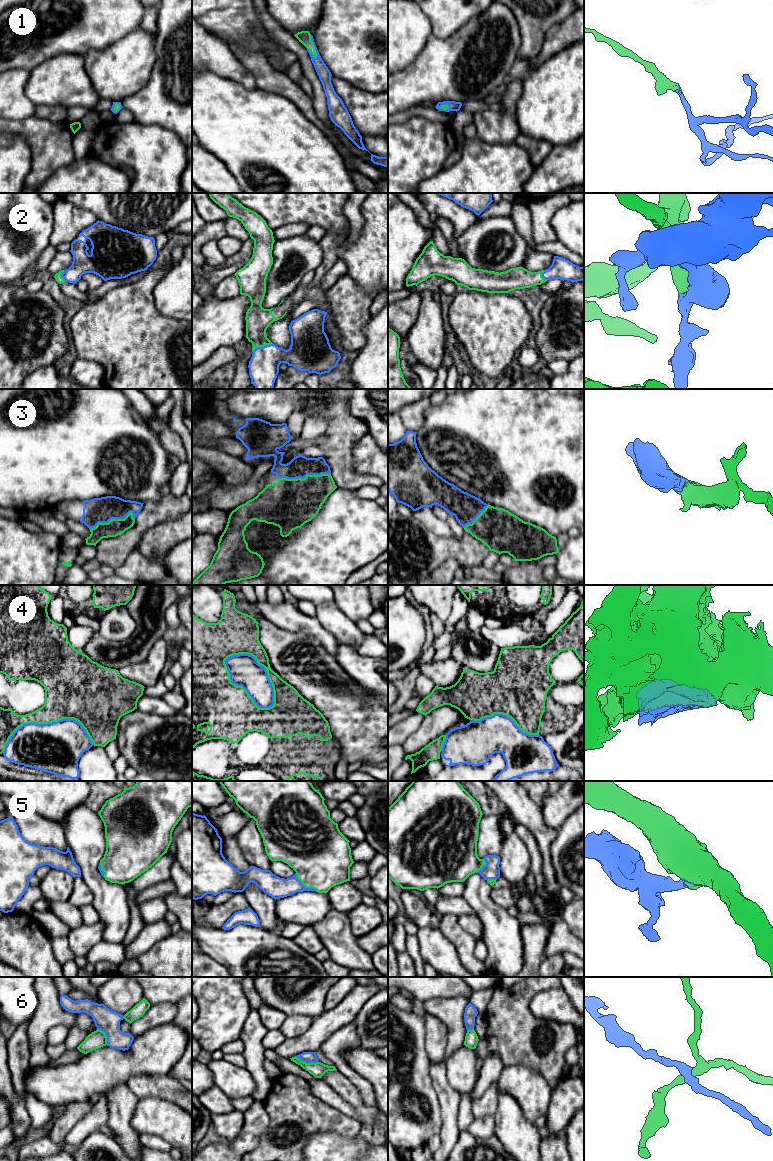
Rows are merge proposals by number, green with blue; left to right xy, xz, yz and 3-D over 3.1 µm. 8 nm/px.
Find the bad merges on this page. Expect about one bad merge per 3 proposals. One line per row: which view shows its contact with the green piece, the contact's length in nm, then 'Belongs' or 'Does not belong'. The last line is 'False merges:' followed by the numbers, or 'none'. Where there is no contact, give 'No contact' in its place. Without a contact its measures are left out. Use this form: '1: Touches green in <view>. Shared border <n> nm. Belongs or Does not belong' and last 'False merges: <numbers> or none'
1: Touches green in xz. Shared border 200 nm. Belongs
2: Touches green in xz. Shared border 180 nm. Belongs
3: Touches green in xz. Shared border 420 nm. Belongs
4: Touches green in xz. Shared border 550 nm. Does not belong
5: Touches green in xz. Shared border 220 nm. Belongs
6: Touches green in xz. Shared border 200 nm. Does not belong
False merges: 4, 6

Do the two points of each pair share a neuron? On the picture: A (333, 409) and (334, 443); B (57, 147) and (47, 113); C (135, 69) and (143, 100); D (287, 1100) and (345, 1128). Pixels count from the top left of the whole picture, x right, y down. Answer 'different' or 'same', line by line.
A: same
B: different
C: different
D: same

